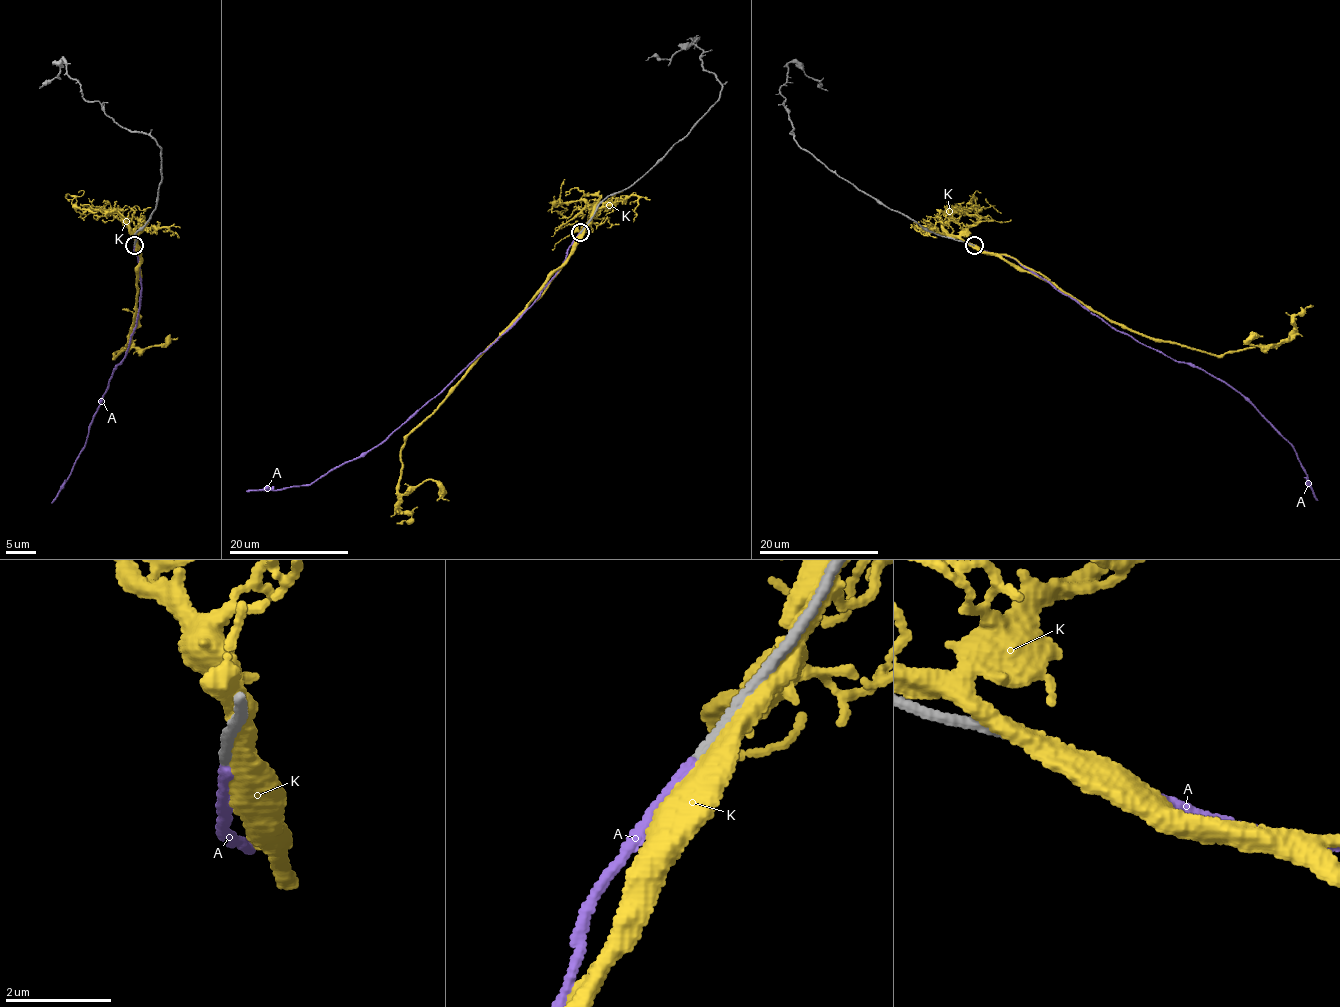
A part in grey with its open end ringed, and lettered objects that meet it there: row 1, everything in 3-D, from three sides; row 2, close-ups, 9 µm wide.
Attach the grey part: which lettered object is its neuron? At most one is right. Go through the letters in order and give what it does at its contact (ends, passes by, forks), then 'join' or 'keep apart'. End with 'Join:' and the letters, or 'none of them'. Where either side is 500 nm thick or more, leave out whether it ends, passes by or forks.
A: it ends there; keep apart
K: it passes by; keep apart
Join: none of them

